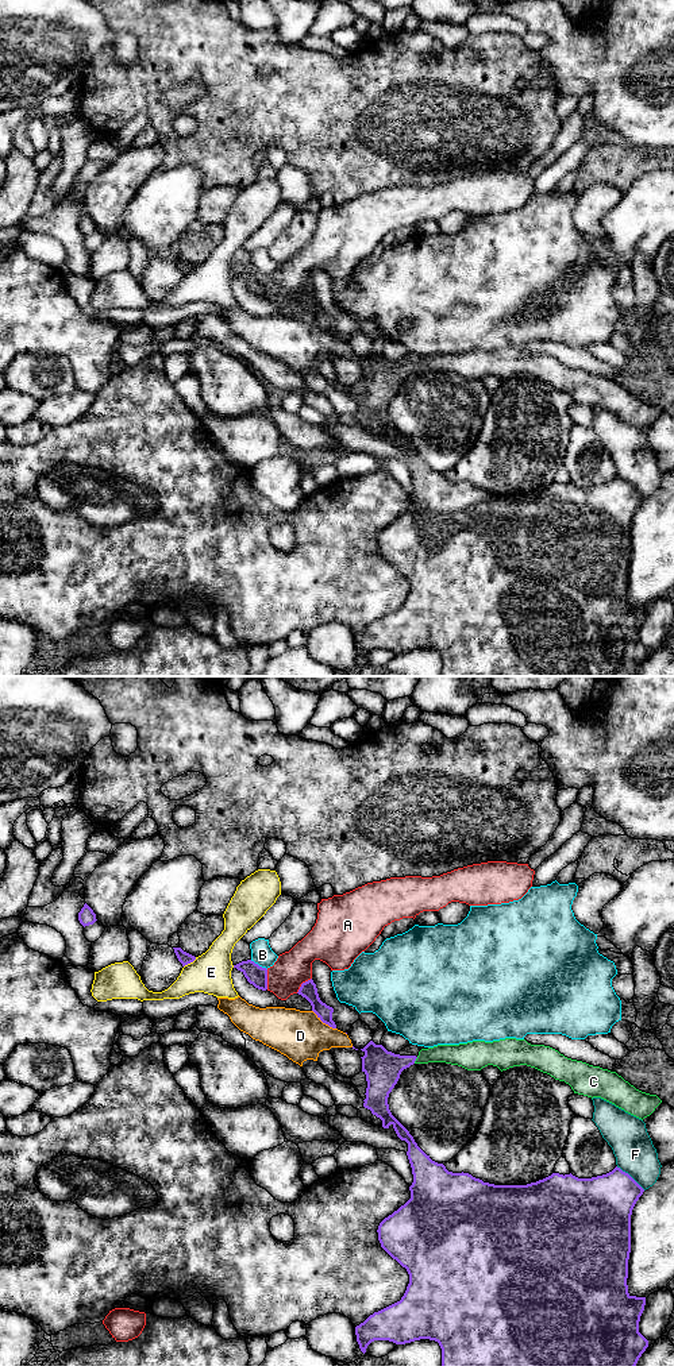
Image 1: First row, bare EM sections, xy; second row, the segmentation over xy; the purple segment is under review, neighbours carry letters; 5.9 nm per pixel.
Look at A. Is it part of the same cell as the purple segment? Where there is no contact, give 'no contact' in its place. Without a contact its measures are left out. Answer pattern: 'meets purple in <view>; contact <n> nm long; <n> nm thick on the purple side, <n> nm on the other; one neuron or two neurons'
meets purple in xy; contact 120 nm long; 120 nm thick on the purple side, 220 nm on the other; two neurons

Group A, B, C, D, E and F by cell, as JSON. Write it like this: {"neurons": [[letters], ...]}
{"neurons": [["A"], ["B"], ["C"], ["D"], ["E"], ["F"]]}

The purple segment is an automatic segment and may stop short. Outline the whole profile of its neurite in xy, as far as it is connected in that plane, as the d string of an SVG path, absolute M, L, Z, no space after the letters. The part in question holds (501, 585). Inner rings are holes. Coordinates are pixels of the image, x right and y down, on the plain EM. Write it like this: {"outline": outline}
{"outline": "M505 347L493 351L473 350L459 354L438 354L421 358L417 366L394 363L388 360L382 354L375 354L373 350L361 359L365 362L361 367L362 381L366 383L367 390L363 416L382 429L384 437L389 437L392 433L397 445L408 452L407 464L413 483L413 491L409 495L411 508L392 524L385 526L377 539L381 556L407 578L409 593L400 610L374 621L363 632L355 636L357 651L361 660L365 663L367 655L374 649L389 649L396 653L405 653L420 648L430 648L438 651L442 657L442 676L635 676L639 667L648 656L648 649L639 641L639 630L644 620L646 606L631 605L628 602L627 587L631 562L631 524L644 498L628 482L617 475L606 483L592 487L578 487L571 482L565 485L552 482L543 489L527 494L494 494L484 491L469 482L448 481L443 472L432 470L430 464L417 455L409 440L392 424L388 406L404 378L413 373L446 371L462 375L467 379L481 379L488 374L493 374L501 381L513 375L527 374L550 383L555 389L565 390L571 395L574 402L592 408L601 406L642 429L650 425L662 409L656 404L636 398L616 381L567 367L550 355L531 354L525 348Z"}

